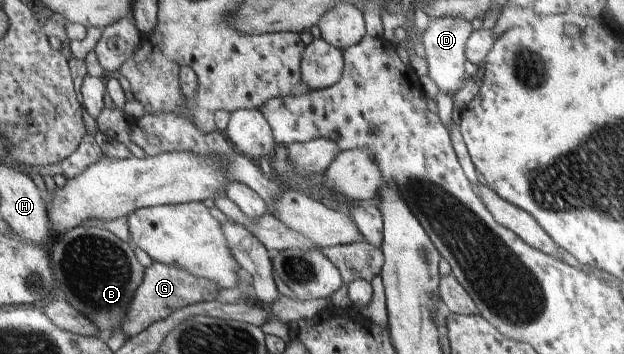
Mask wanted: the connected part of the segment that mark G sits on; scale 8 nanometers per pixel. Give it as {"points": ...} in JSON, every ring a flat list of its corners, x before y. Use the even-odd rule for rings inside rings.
{"points":[[153,262,153,265,147,268,142,287,138,288,130,311,124,320,124,332,130,337,137,336,179,309,216,300,219,297,219,291,220,288,210,280,194,277,187,271,160,262]]}

